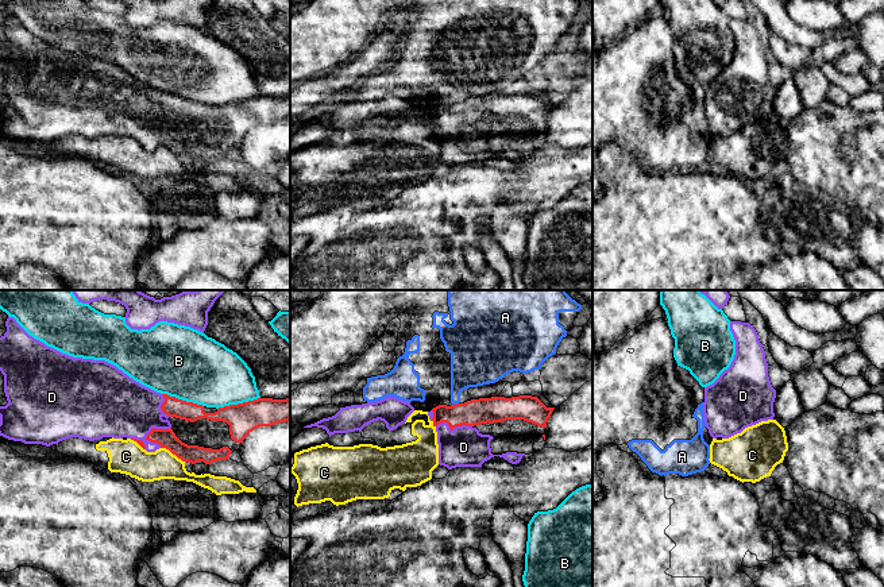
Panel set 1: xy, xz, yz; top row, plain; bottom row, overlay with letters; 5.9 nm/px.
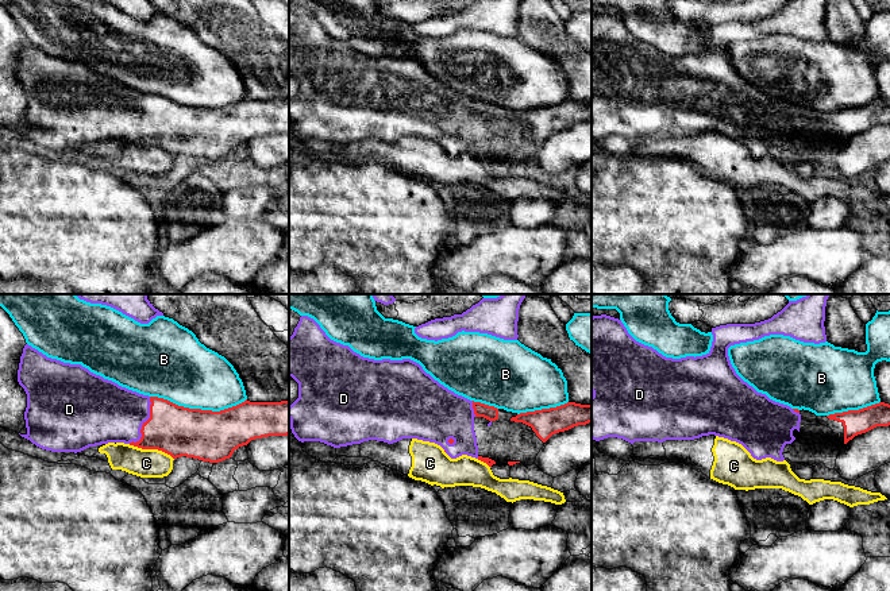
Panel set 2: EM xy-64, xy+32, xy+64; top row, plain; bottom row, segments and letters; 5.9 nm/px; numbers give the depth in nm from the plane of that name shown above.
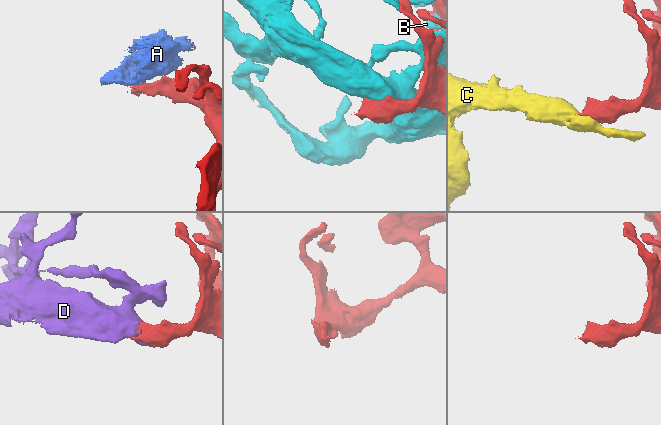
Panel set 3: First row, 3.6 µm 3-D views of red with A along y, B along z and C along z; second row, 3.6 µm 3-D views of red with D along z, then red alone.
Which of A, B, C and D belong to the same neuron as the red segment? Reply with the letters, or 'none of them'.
D

